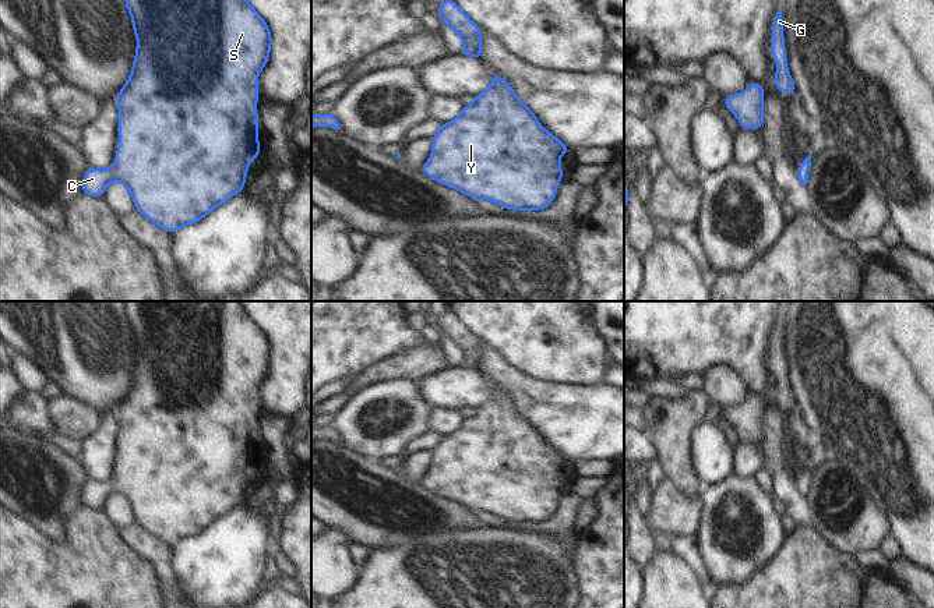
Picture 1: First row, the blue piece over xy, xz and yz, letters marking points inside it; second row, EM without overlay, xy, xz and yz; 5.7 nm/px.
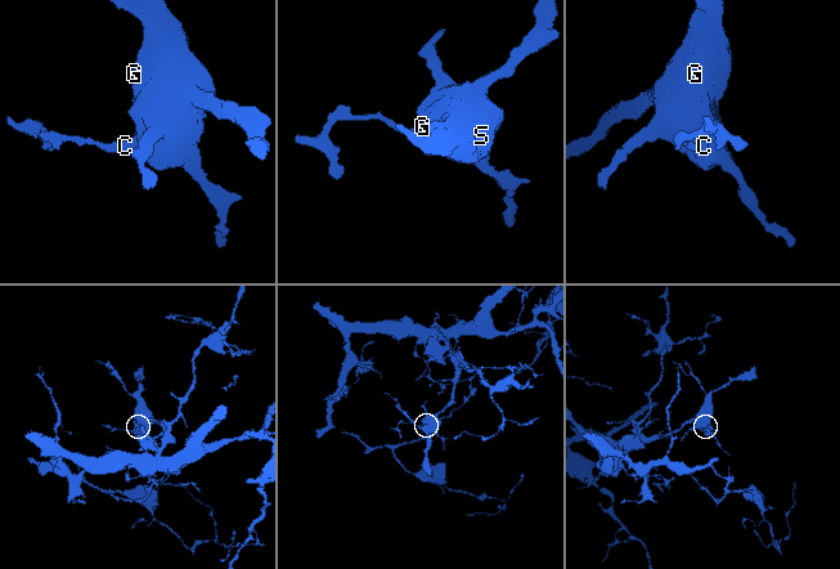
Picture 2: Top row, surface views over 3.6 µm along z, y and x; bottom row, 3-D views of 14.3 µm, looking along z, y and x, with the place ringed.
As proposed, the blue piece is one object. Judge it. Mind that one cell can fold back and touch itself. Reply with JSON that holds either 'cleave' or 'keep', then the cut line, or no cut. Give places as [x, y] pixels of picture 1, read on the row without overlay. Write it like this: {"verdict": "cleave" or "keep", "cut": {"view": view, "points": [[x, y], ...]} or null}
{"verdict": "keep", "cut": null}

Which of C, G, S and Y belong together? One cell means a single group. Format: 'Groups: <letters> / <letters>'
Groups: C G S Y

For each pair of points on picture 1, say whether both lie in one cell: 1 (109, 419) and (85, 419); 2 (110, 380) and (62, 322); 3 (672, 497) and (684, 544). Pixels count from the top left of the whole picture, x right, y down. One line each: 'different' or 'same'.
1: different
2: same
3: different

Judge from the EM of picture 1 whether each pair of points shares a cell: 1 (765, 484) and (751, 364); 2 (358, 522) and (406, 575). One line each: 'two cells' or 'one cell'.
1: two cells
2: two cells

